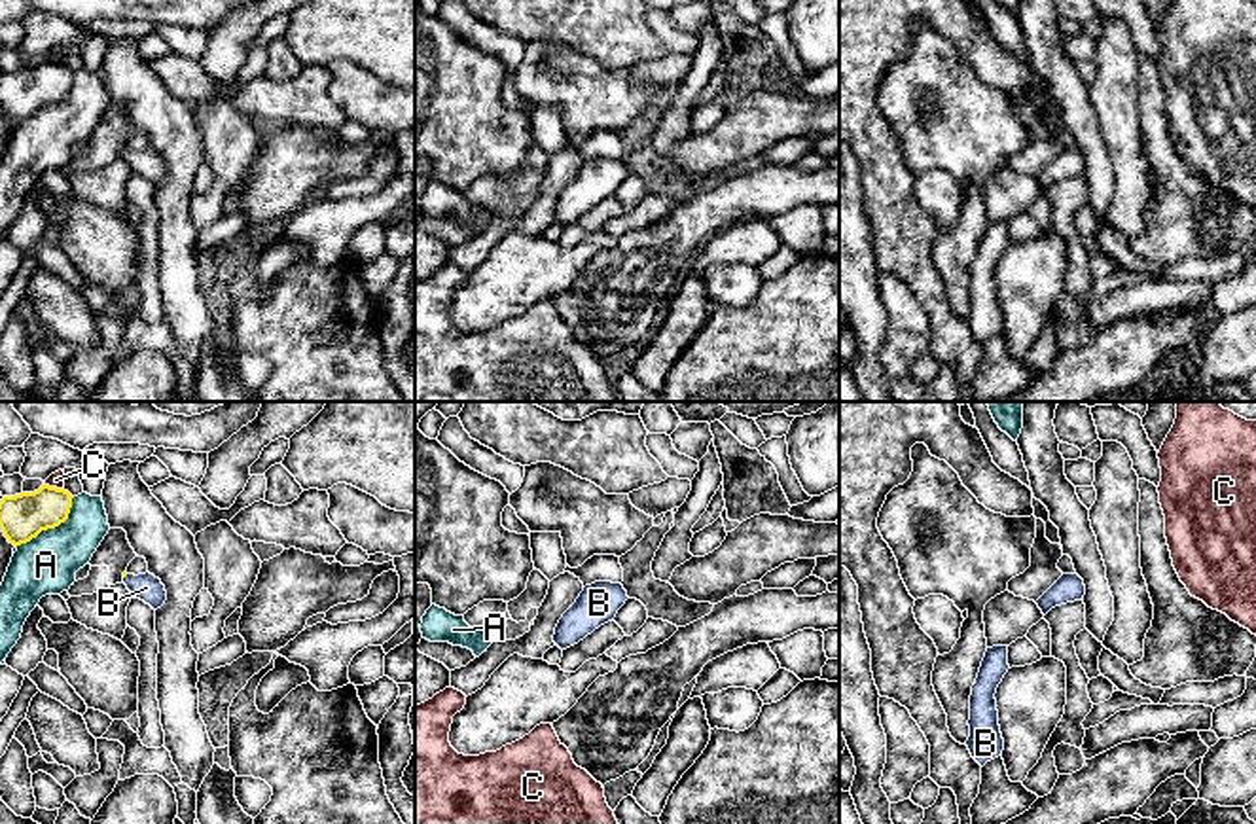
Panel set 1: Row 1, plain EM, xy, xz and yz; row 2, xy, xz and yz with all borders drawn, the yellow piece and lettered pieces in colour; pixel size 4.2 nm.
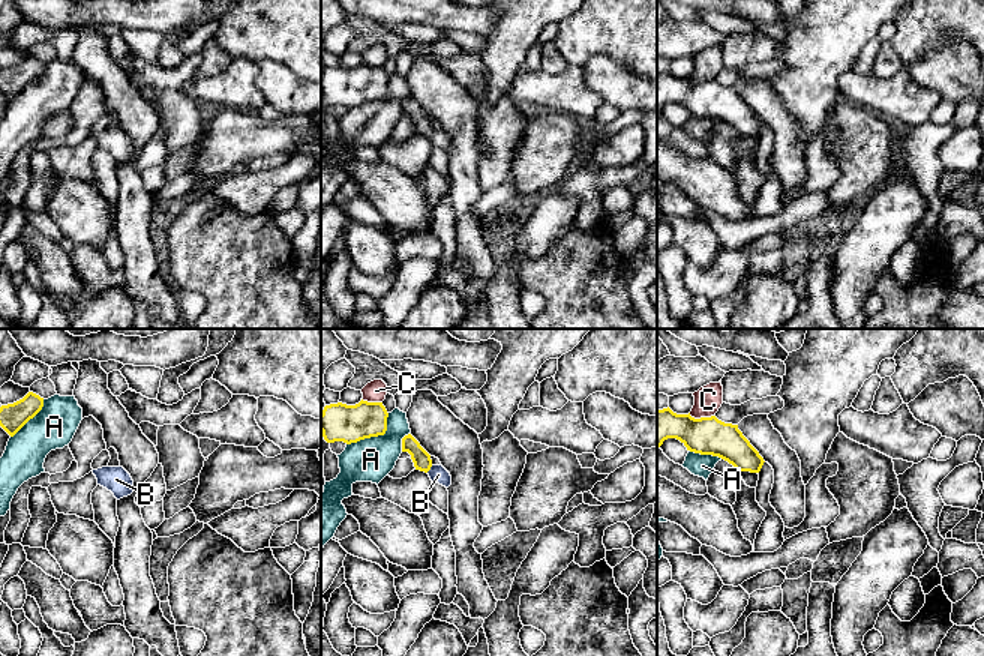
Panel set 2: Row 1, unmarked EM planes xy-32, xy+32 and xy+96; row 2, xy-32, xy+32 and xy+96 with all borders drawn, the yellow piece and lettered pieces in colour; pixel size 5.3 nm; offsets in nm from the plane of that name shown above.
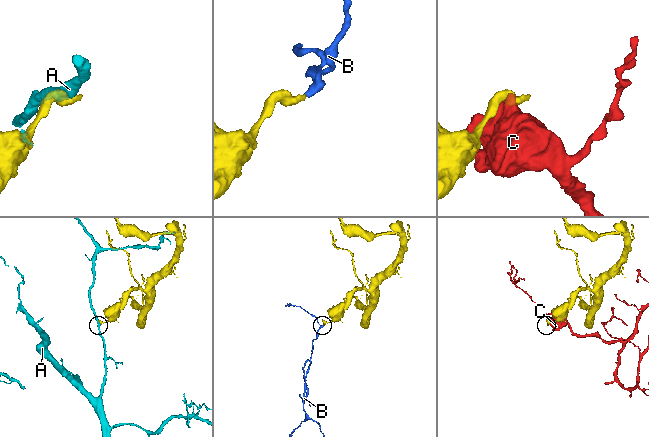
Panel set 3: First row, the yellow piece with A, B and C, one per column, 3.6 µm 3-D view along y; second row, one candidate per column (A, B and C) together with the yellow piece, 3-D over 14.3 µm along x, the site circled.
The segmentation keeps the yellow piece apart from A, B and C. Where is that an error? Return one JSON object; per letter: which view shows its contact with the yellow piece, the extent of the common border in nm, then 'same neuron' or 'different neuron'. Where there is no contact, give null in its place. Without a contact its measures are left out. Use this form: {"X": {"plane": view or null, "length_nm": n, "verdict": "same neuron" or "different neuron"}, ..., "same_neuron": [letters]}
{"A": {"plane": "xy", "length_nm": 340, "verdict": "different neuron"}, "B": {"plane": null, "verdict": "same neuron"}, "C": {"plane": "xy", "length_nm": 90, "verdict": "different neuron"}, "same_neuron": ["B"]}

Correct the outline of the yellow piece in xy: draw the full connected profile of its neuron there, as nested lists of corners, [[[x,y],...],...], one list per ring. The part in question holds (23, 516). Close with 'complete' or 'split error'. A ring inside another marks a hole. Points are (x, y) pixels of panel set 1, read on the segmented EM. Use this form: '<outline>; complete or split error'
[[[45,483],[34,493],[4,496],[0,500],[0,528],[15,547],[27,544],[42,530],[64,523],[72,498],[68,491]]]; complete

